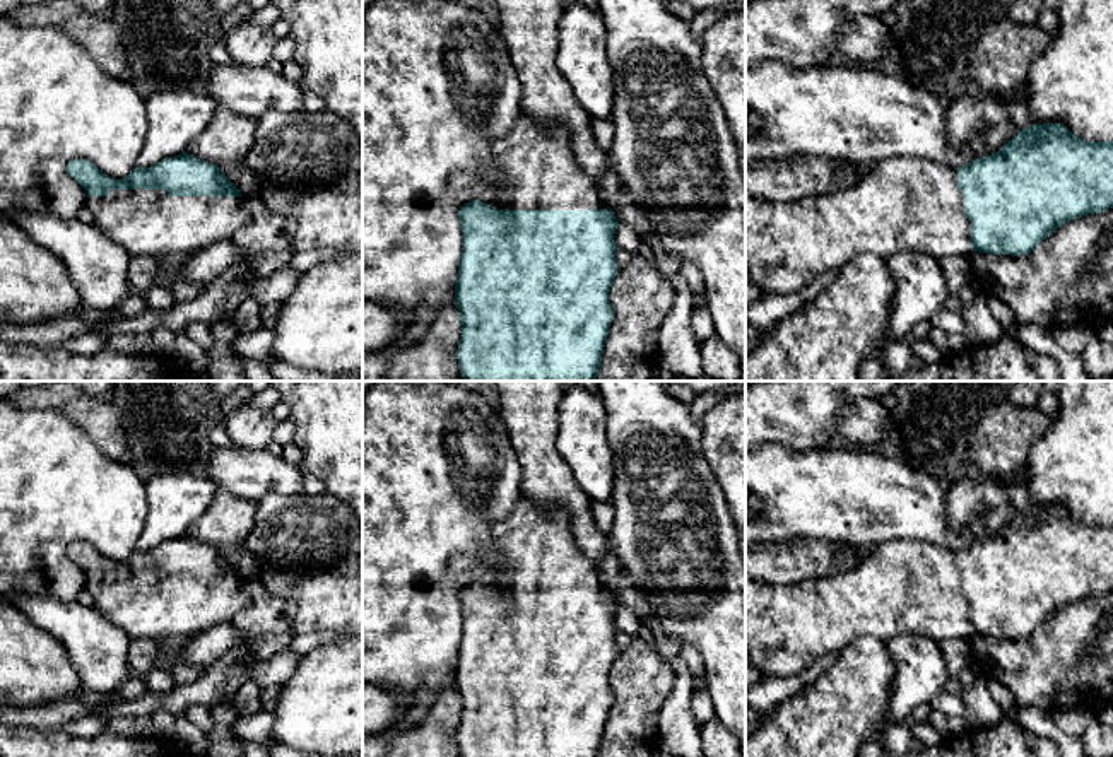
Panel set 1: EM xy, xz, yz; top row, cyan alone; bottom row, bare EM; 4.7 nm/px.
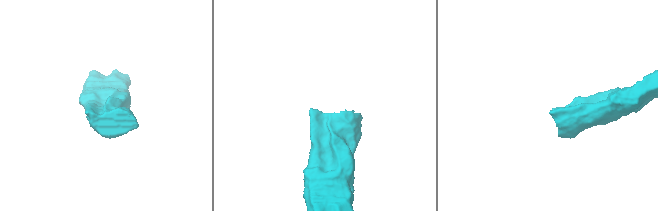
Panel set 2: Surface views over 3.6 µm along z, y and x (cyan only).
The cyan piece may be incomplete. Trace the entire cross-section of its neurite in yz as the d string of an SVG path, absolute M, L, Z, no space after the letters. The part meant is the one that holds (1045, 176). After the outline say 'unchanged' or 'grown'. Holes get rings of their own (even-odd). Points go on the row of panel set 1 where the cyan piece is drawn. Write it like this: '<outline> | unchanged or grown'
M1062 123L1031 125L998 152L961 167L901 156L875 162L869 174L845 190L805 195L795 202L745 198L745 279L757 284L764 294L786 296L863 253L882 260L904 249L935 258L969 256L973 251L1022 256L1060 226L1108 208L1113 208L1113 140L1086 142Z | grown

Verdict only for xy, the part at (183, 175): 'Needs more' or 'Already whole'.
Needs more

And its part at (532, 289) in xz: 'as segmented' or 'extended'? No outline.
extended

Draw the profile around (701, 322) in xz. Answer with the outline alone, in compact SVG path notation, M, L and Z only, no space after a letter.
M696 304L689 323L698 343L715 335L715 325L708 304Z

